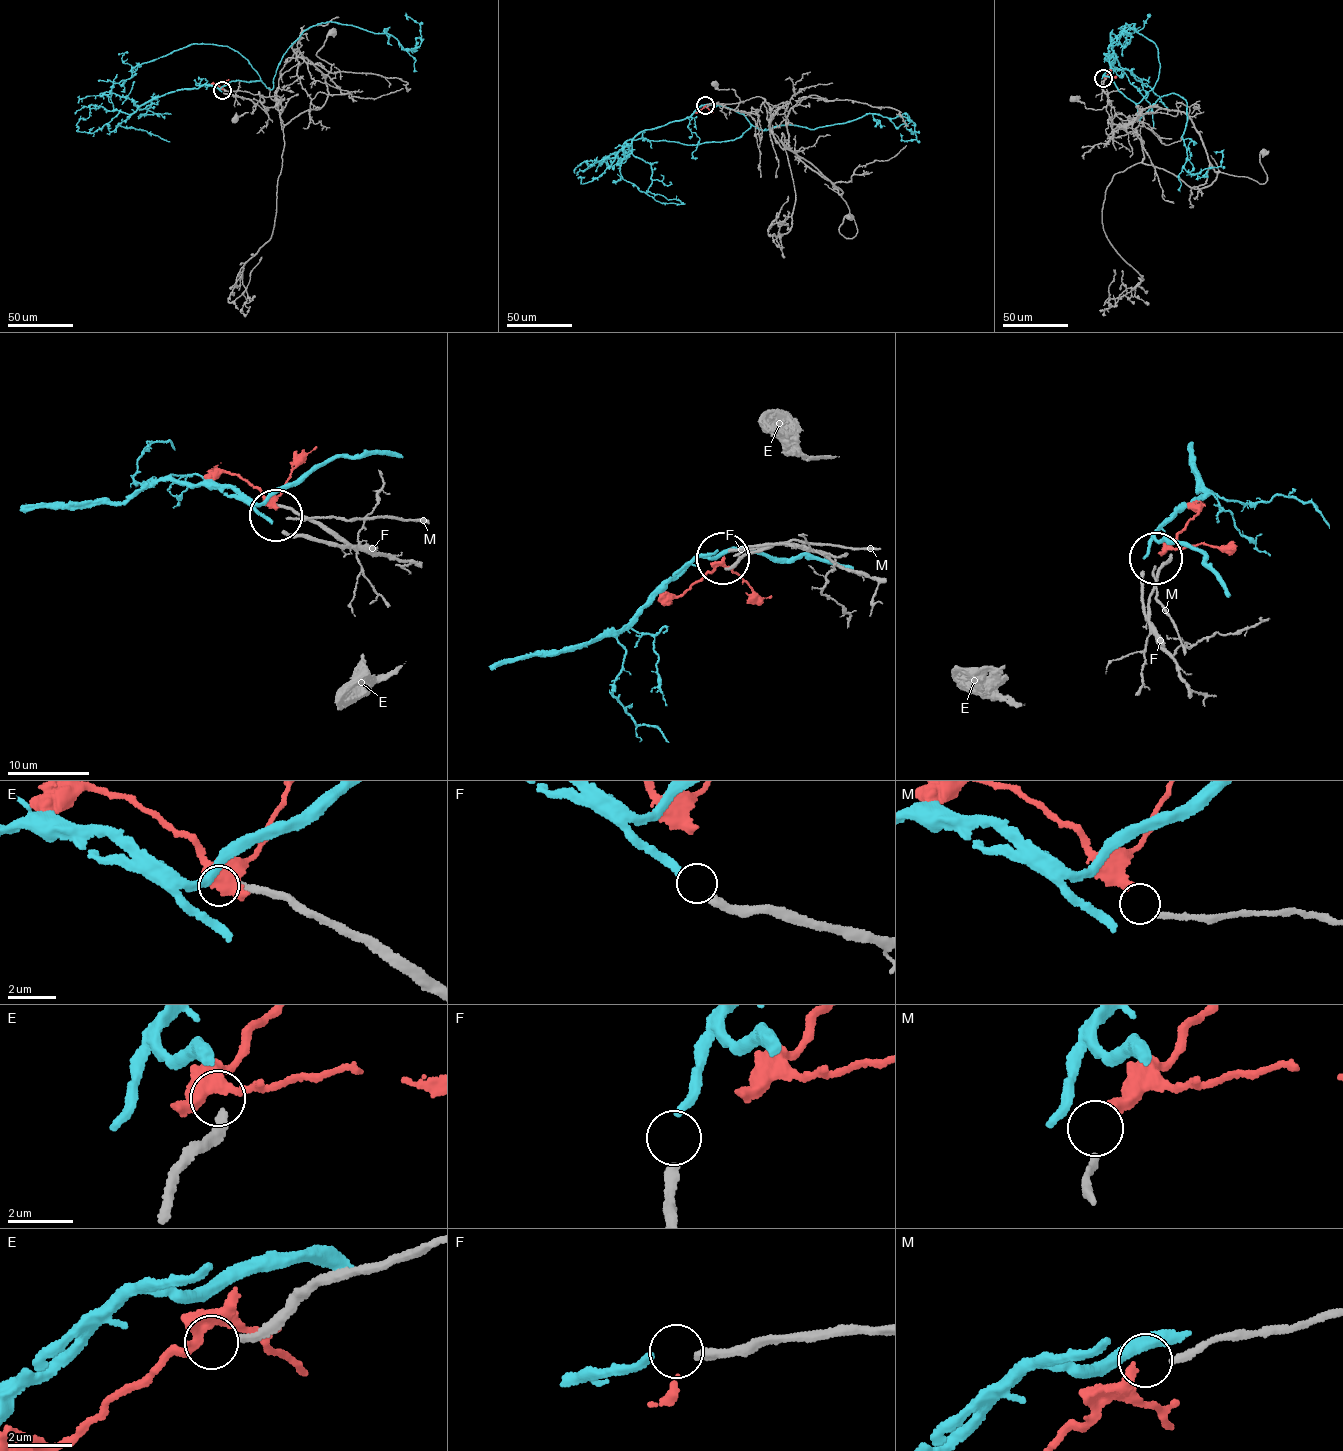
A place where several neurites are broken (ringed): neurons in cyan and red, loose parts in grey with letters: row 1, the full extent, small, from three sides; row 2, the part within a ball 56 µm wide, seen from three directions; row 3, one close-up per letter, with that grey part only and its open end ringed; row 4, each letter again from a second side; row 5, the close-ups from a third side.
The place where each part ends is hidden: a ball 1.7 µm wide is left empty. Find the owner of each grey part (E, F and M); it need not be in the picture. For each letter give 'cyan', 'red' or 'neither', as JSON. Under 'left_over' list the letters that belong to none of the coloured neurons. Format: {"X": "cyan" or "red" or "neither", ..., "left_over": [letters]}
{"E": "neither", "F": "cyan", "M": "red", "left_over": ["E"]}

